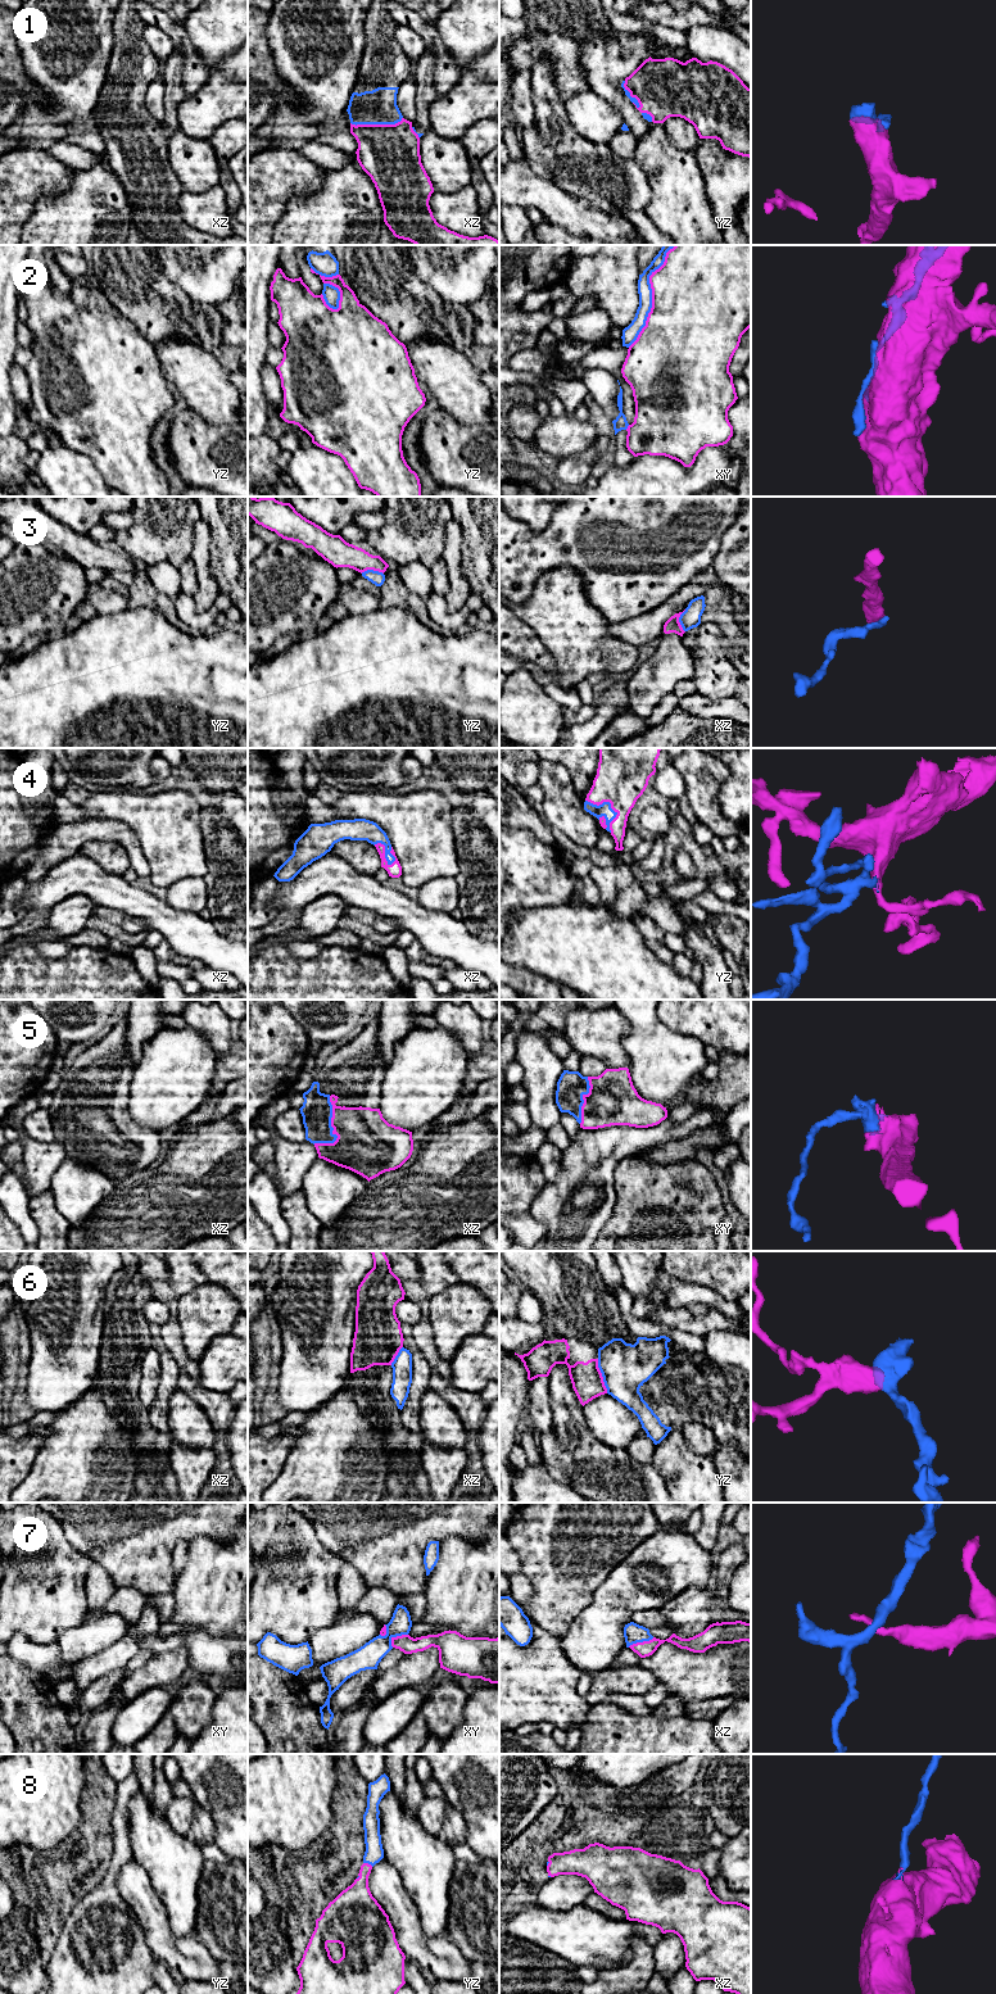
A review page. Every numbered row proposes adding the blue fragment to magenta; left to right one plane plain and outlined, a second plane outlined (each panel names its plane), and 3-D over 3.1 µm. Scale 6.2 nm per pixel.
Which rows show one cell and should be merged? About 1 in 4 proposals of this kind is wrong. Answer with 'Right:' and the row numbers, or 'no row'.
Right: 1, 2, 4, 5, 8

